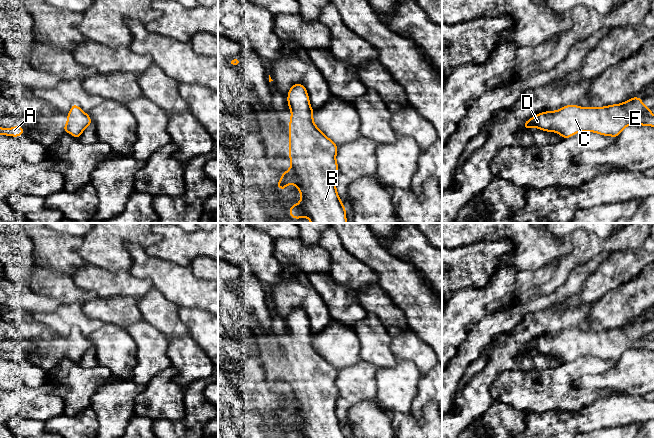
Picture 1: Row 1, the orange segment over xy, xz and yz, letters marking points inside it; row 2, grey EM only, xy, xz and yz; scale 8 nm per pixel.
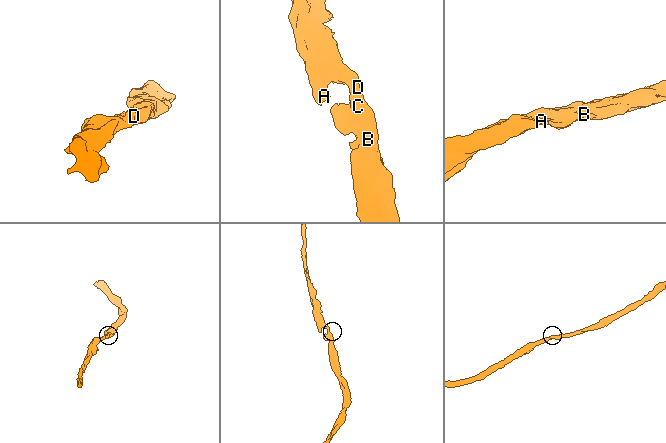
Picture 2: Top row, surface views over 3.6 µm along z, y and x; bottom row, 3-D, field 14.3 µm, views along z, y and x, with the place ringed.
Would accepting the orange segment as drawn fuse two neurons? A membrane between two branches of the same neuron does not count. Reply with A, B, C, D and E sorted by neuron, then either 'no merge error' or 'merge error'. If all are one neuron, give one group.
groups A B C D E; no merge error

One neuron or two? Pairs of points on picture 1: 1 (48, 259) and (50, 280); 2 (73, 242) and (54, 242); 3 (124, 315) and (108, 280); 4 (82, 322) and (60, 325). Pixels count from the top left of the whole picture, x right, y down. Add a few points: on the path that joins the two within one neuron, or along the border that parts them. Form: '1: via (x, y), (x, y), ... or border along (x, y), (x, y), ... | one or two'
1: border along (35, 264), (59, 270), (71, 276) | two
2: via (68, 242), (59, 242) | one
3: border along (97, 296), (102, 298), (129, 296), (136, 300) | two
4: via (77, 322), (65, 322) | one

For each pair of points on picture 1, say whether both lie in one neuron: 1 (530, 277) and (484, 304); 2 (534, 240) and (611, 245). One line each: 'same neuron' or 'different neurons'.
1: same neuron
2: different neurons

